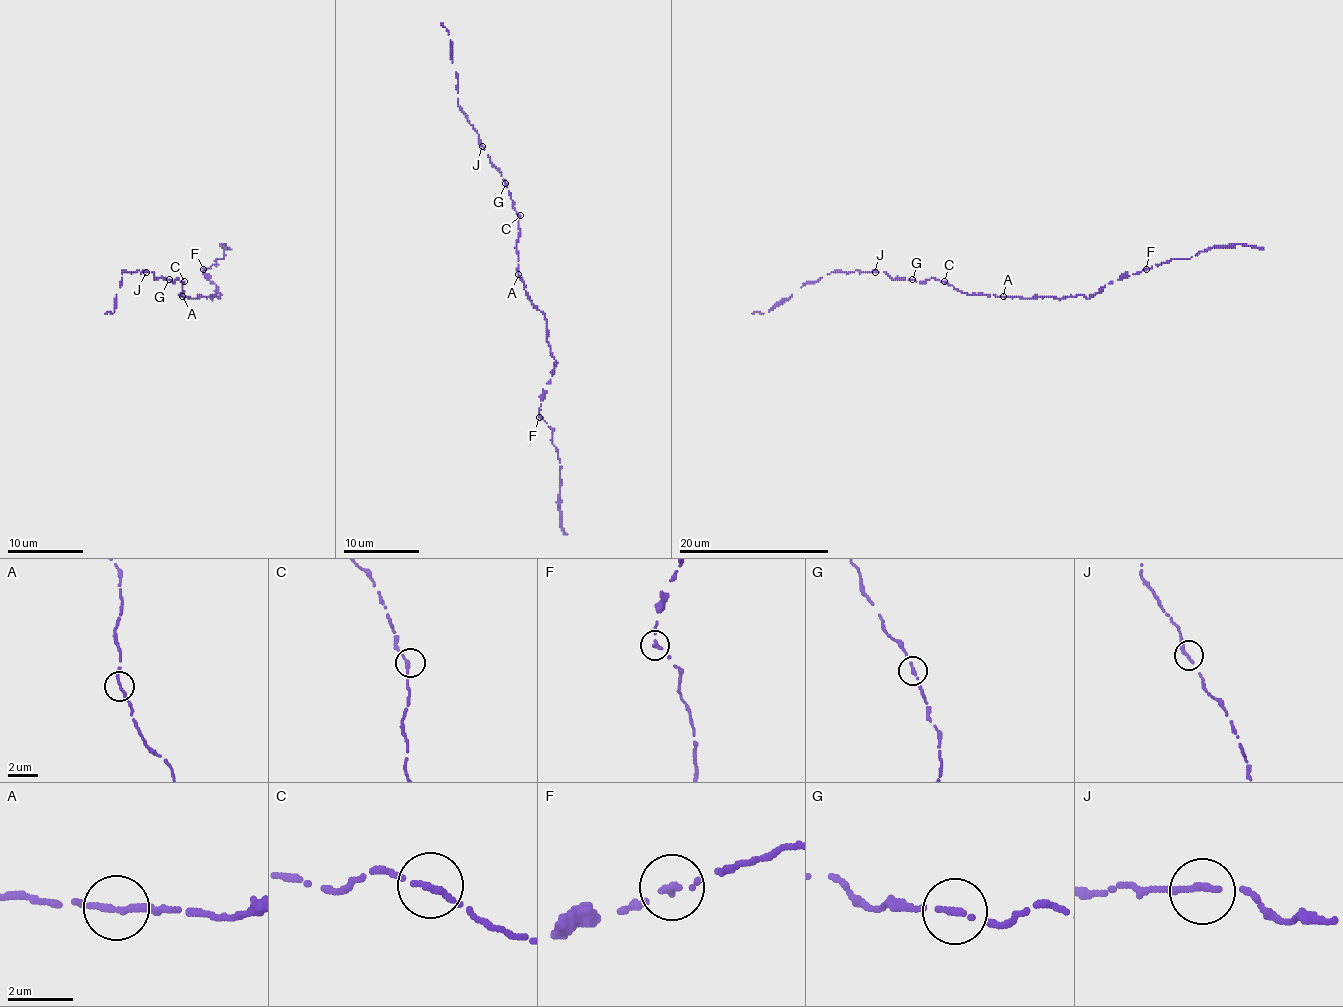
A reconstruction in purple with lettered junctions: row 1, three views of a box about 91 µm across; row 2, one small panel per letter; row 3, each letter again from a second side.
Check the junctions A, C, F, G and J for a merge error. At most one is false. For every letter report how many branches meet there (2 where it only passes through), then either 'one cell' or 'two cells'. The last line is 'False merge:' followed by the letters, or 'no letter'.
A: 2 branches meet; one cell
C: 2 branches meet; one cell
F: 2 branches meet; one cell
G: 2 branches meet; one cell
J: 2 branches meet; one cell
False merge: no letter

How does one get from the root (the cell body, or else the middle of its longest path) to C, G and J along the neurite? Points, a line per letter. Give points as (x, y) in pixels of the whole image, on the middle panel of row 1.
C: (518, 274), (516, 240), (520, 215)
G: (518, 274), (518, 215), (505, 183)
J: (518, 274), (518, 215), (501, 172), (490, 161), (482, 146)

